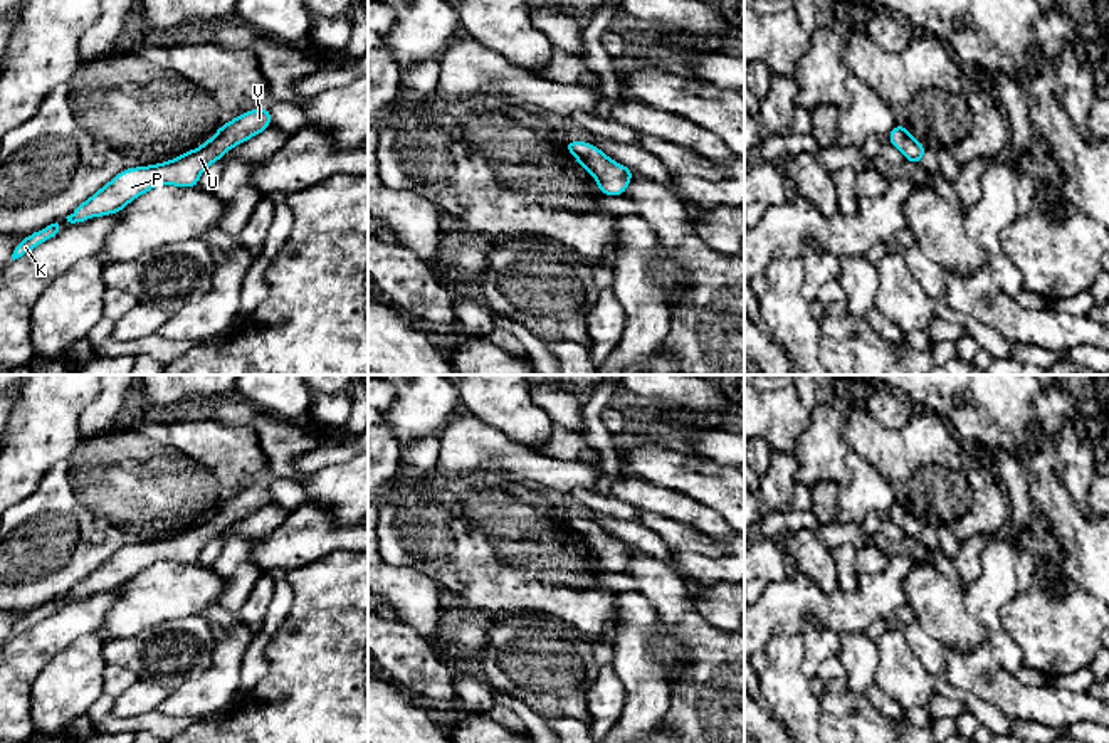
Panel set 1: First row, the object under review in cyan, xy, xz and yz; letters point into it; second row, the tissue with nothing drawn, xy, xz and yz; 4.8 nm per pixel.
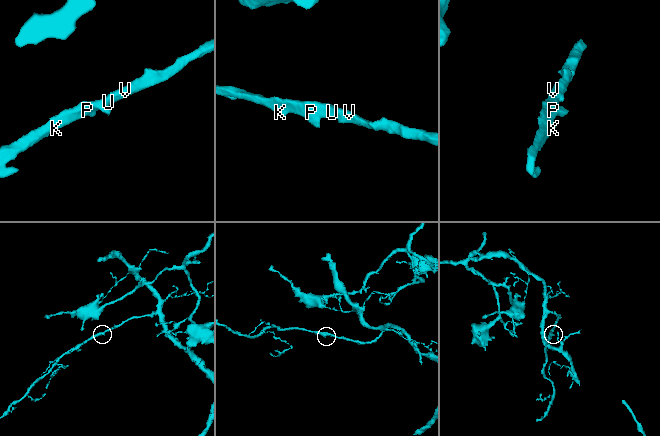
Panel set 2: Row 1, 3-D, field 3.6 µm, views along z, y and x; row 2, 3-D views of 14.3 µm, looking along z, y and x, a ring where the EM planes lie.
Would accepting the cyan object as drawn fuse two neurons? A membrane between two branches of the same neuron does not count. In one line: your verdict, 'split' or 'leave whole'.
leave whole

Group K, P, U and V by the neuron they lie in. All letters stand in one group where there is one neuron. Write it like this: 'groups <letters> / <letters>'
groups K P U V

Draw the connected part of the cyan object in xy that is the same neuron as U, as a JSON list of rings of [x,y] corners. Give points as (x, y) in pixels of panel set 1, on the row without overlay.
[[[271,482],[240,489],[235,496],[220,501],[217,509],[202,523],[181,533],[119,548],[66,595],[76,600],[99,592],[119,590],[134,575],[160,561],[197,565],[198,555],[210,540],[220,538],[229,526],[271,503]]]

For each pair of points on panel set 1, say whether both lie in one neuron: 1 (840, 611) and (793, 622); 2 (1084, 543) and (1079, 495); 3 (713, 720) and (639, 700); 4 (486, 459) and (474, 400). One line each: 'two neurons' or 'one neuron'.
1: one neuron
2: two neurons
3: two neurons
4: two neurons

